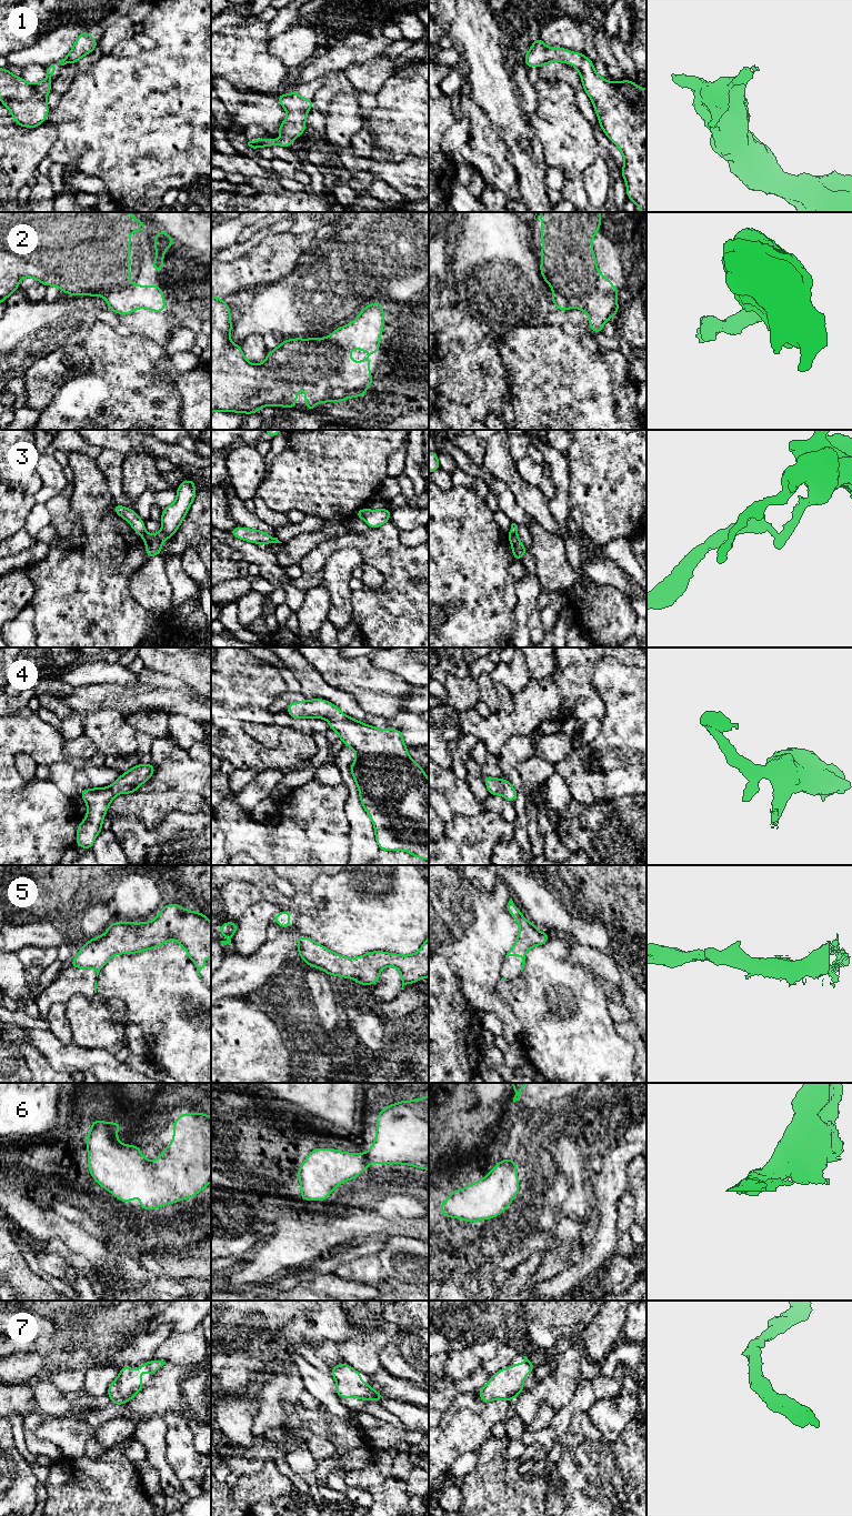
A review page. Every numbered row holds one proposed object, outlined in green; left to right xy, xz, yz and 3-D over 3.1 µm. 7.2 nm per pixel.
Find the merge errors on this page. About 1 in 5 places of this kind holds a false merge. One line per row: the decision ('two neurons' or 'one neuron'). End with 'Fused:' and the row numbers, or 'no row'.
1: one neuron
2: one neuron
3: two neurons
4: one neuron
5: one neuron
6: one neuron
7: one neuron
Fused: 3

